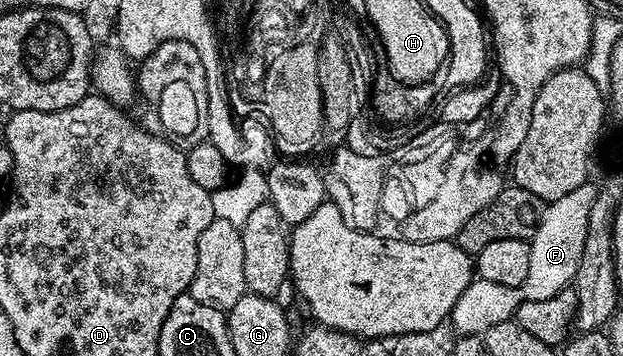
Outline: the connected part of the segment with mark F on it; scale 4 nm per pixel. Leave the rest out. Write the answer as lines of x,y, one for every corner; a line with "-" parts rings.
588,181
580,185
580,189
572,189
572,193
549,204
542,215
543,223
538,223
533,228
532,238
529,240
528,277
524,277
524,285
509,287
477,277
471,279
468,289
460,293
460,301
456,301
452,309
449,326
454,326
459,336
482,336
488,329
492,329
492,325
500,325
513,319
516,309
520,309
524,301
545,301
546,298
556,297
556,293
571,286
576,277
576,268
580,265
580,253
584,253
588,215
592,210
592,201
596,201
597,192
597,186

